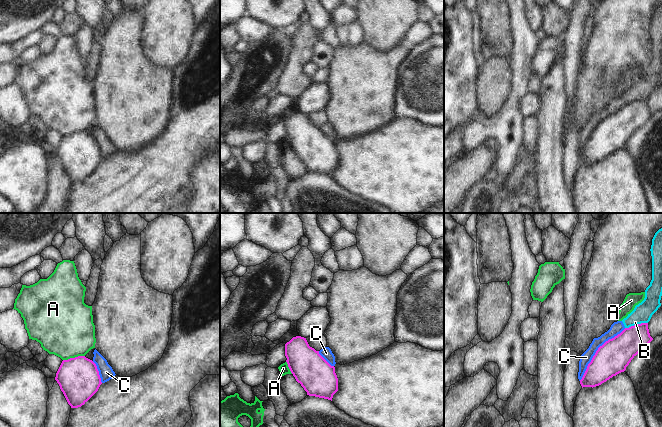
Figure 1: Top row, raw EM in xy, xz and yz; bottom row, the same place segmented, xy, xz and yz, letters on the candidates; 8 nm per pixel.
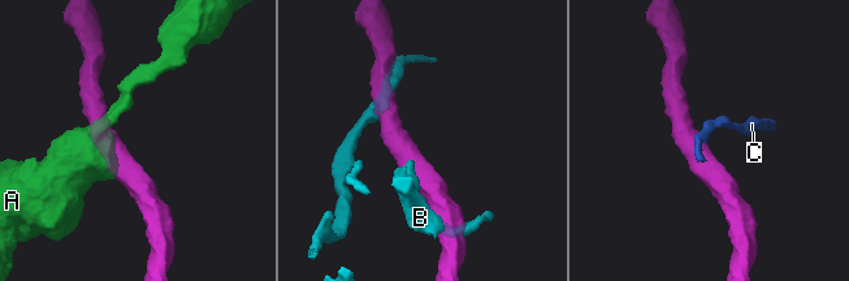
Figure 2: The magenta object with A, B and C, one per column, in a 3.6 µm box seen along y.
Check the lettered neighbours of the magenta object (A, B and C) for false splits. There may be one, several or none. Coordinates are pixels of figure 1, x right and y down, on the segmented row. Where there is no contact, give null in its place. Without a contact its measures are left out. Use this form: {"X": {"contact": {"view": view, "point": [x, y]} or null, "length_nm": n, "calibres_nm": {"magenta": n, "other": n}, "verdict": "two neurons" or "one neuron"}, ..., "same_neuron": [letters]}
{"A": {"contact": {"view": "xy", "point": [73, 358]}, "length_nm": 180, "calibres_nm": {"magenta": 320, "other": 460}, "verdict": "two neurons"}, "B": {"contact": {"view": "yz", "point": [637, 324]}, "length_nm": 190, "calibres_nm": {"magenta": 240, "other": 160}, "verdict": "two neurons"}, "C": {"contact": {"view": "yz", "point": [596, 351]}, "length_nm": 550, "calibres_nm": {"magenta": 260, "other": 100}, "verdict": "two neurons"}, "same_neuron": []}

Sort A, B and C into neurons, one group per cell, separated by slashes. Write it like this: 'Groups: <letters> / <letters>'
Groups: A / B C

